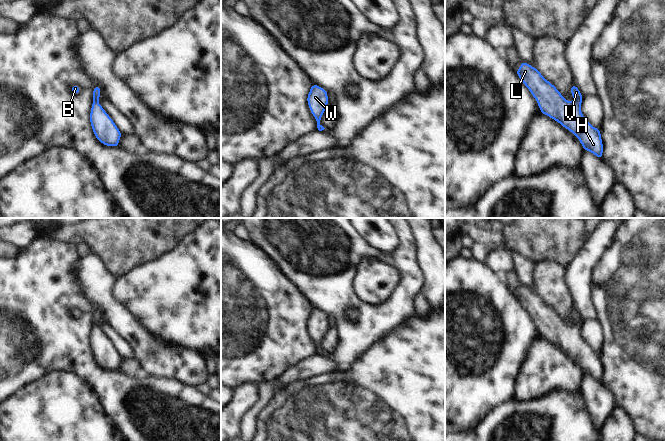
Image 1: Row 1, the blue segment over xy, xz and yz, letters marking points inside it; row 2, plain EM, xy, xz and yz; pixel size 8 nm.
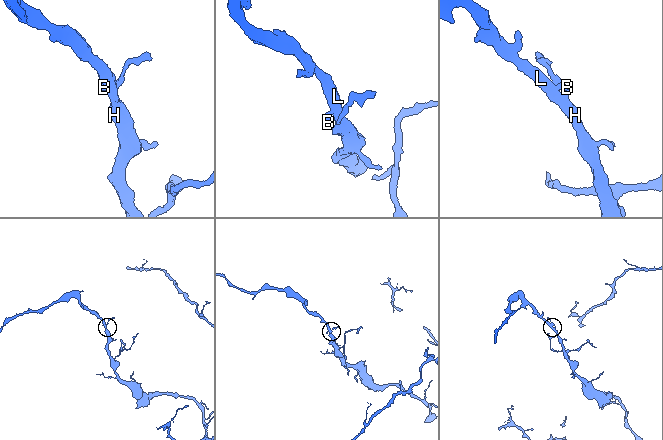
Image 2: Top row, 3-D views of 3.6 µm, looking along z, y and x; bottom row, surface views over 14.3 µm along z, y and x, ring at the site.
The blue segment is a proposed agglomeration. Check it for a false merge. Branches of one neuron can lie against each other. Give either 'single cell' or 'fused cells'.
single cell

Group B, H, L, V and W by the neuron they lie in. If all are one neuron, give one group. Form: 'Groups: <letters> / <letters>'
Groups: B H L V W.

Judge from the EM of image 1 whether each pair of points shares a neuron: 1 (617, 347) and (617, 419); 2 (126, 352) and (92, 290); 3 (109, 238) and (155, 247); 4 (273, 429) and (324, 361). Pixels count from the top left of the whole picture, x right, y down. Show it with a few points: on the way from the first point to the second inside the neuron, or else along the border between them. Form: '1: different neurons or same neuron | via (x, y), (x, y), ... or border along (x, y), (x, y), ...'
1: different neurons | border along (615, 405), (619, 406), (628, 415), (632, 425)
2: different neurons | border along (101, 320), (110, 325), (129, 346)
3: same neuron | via (120, 238), (144, 238)
4: different neurons | border along (337, 370), (314, 374), (292, 382)

